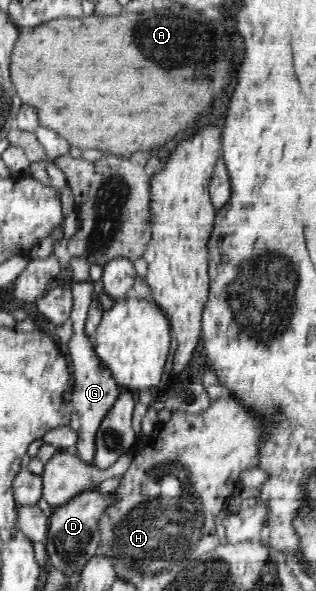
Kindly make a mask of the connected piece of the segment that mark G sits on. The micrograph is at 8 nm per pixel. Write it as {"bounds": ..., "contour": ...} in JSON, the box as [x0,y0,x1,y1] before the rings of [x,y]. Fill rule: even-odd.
{"bounds":[68,278,124,466],"contour":[[[88,278],[79,283],[72,283],[71,293],[73,296],[73,305],[71,308],[71,320],[73,326],[73,335],[68,343],[70,358],[72,358],[72,376],[74,376],[74,386],[71,388],[71,407],[72,415],[69,421],[69,428],[77,435],[76,448],[77,459],[86,466],[92,466],[95,463],[96,436],[100,426],[119,401],[119,397],[124,392],[113,377],[111,370],[105,367],[100,357],[94,350],[94,341],[84,333],[84,324],[86,324],[86,314],[90,310],[90,302],[94,290],[94,281]]]}

